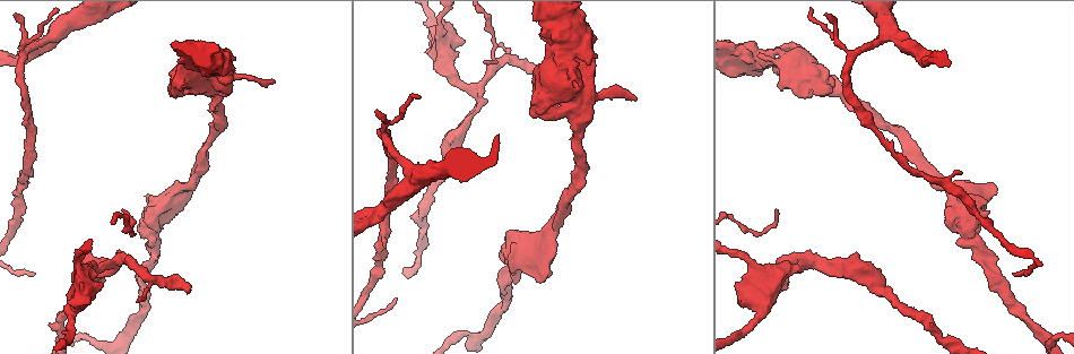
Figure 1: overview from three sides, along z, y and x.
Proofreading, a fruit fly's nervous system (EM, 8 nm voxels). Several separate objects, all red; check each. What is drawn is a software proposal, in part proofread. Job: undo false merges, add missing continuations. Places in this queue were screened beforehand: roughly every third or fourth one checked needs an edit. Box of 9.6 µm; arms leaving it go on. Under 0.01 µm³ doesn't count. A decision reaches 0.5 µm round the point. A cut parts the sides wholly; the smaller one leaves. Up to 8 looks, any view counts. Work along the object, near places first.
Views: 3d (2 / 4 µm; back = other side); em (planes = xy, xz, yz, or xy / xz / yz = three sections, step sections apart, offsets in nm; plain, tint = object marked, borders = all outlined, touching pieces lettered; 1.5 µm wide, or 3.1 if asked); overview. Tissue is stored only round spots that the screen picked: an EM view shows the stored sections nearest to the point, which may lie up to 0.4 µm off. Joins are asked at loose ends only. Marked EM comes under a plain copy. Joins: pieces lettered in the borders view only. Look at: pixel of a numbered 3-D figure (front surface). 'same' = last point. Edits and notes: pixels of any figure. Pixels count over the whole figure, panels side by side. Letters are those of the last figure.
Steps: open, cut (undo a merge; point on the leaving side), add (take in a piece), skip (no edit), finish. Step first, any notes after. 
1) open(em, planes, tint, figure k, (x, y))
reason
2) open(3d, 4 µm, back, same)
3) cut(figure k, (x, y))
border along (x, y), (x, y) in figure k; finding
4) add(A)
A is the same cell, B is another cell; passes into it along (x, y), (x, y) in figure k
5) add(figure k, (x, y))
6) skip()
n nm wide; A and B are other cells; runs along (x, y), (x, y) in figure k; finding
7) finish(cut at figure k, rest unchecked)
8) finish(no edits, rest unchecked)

open(em, xy, step 4, borders, figure 1, (187, 293))

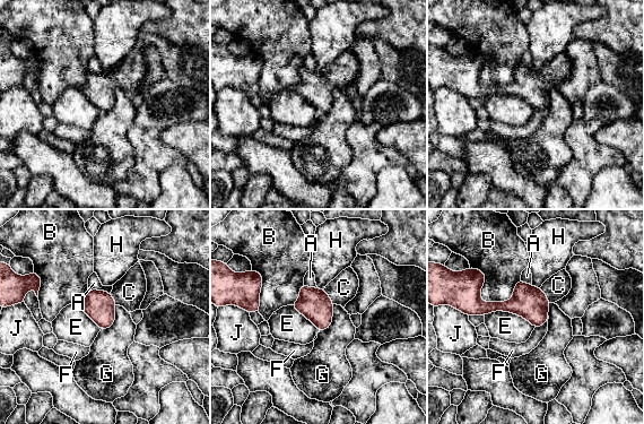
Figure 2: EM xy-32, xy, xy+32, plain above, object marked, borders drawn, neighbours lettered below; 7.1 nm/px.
open(em, yz, step 4, borders, same)

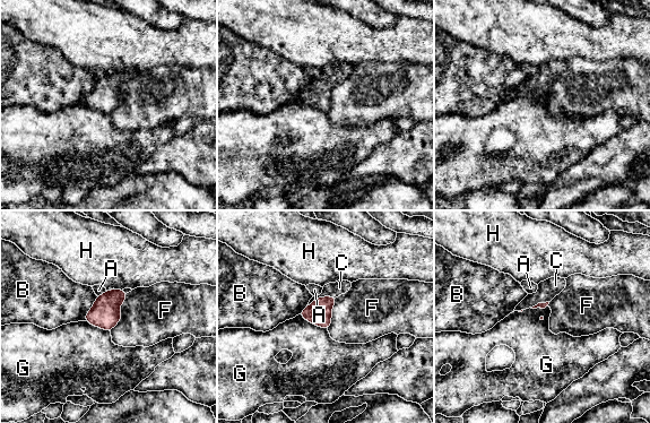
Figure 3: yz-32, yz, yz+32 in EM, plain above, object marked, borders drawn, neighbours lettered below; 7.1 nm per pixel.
add(C)
F touches over 300 nm; C is the same cell, A, B, F, G and H are other cells; it goes on there

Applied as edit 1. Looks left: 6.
open(3d, 2 µm, back, figure 1, (397, 299))

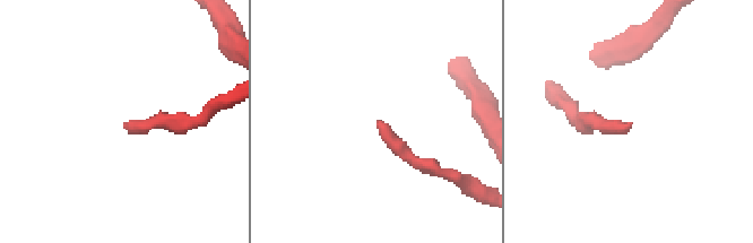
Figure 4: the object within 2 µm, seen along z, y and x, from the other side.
open(em, planes, tint, figure 4, (625, 125))
need the tissue

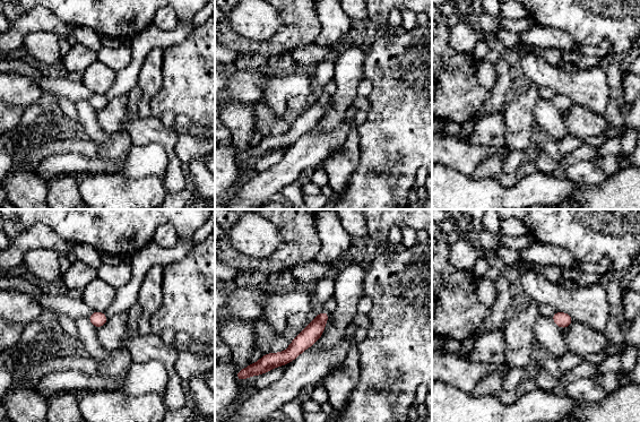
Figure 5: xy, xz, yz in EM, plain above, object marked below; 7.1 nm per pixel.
open(em, planes, borders, same)
what lies round it

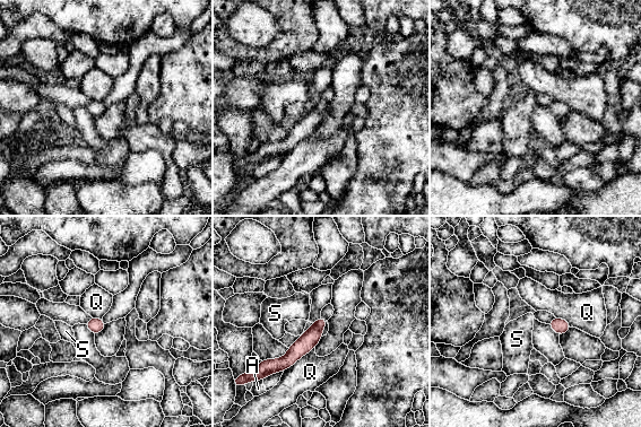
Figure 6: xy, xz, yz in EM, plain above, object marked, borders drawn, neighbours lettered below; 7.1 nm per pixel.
skip()
A, Q and S are other cells; runs along (323, 321), (286, 362), (269, 367) in figure 6; no lettered piece goes on from it

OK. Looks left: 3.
finish(add at figure 3, rest unchecked)

